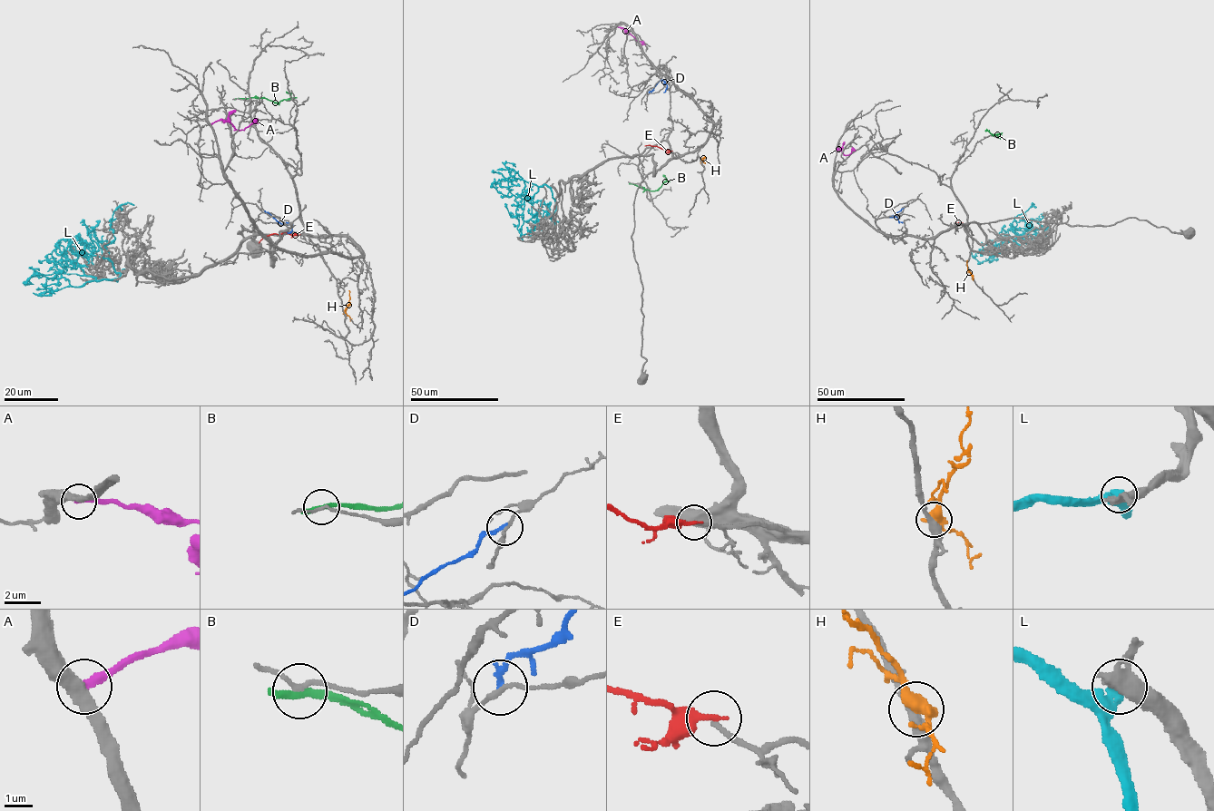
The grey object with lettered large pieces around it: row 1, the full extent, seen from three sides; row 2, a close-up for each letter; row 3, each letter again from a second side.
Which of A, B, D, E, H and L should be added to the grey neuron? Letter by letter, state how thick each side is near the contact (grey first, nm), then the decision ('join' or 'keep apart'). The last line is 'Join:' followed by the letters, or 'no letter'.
A: calibres 420 and 280 nm; keep apart
B: calibres 140 and 320 nm; keep apart
D: calibres 170 and 200 nm; keep apart
E: calibres 170 and 300 nm; keep apart
H: calibres 360 and 440 nm; keep apart
L: calibres 480 and 480 nm; keep apart
Join: no letter

